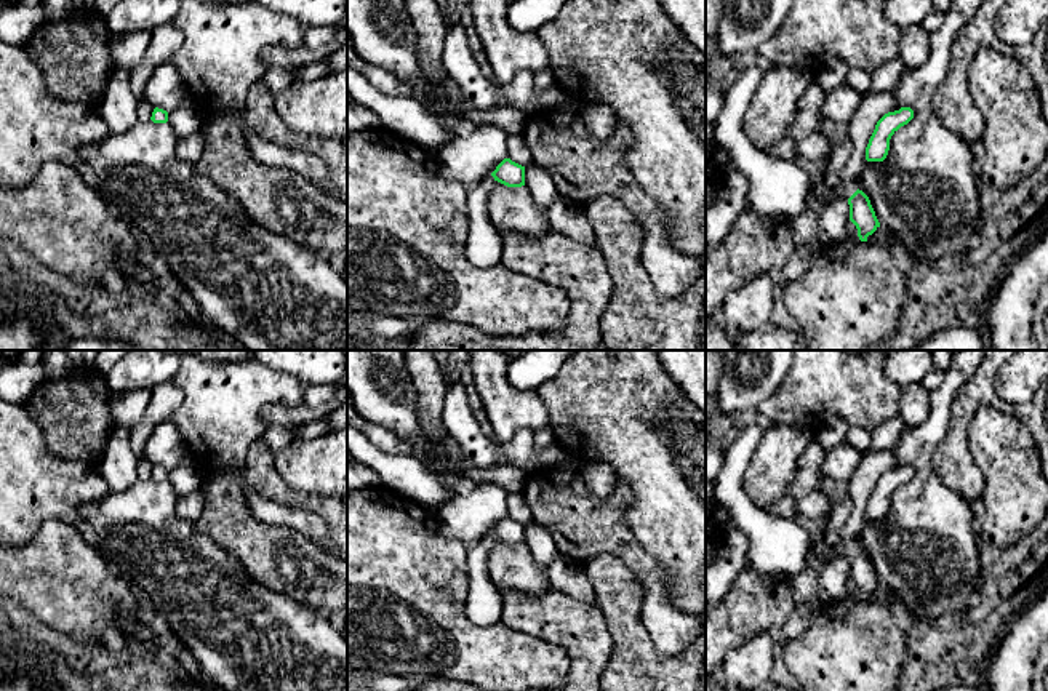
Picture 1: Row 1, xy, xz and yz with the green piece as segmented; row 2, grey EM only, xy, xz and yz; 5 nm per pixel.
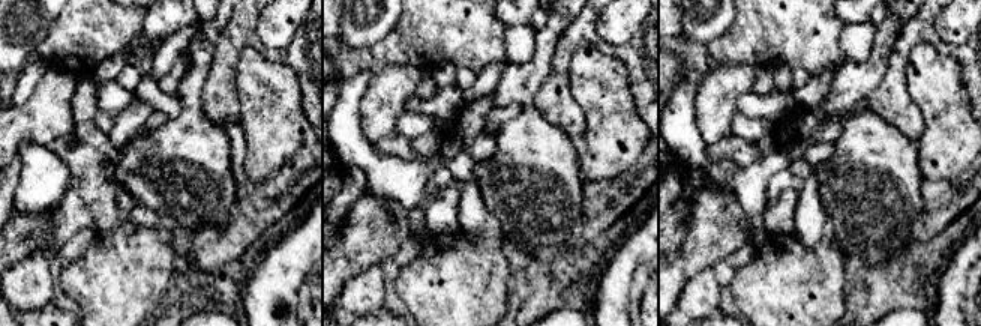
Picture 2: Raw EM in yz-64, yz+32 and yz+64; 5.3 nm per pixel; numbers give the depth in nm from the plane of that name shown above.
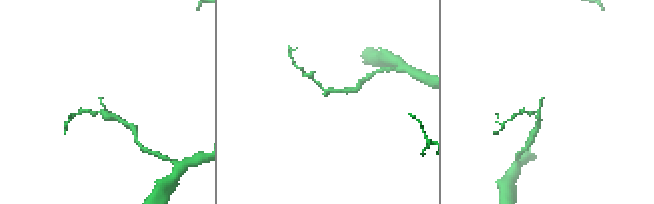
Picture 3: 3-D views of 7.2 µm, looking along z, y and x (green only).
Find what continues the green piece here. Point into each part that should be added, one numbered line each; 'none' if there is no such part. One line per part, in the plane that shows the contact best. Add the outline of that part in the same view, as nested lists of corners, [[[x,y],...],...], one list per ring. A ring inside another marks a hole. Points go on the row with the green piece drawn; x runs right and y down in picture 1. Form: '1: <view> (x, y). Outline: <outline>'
none

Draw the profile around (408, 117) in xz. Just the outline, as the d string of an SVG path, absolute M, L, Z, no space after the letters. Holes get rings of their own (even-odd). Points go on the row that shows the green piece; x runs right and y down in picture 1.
M347 66L347 93L371 109L382 126L426 147L440 150L448 142L448 133L440 117L426 109L414 98L387 96L373 88L354 67Z

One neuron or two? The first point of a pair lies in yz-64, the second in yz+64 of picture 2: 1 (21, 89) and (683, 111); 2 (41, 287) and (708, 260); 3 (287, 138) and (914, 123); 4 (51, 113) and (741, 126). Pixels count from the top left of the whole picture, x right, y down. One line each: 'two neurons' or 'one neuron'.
1: one neuron
2: two neurons
3: two neurons
4: two neurons

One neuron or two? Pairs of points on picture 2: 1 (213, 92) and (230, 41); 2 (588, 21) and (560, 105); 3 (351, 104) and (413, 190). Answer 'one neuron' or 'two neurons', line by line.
1: one neuron
2: one neuron
3: one neuron

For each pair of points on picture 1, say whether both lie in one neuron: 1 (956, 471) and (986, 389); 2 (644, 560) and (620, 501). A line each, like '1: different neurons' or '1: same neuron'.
1: same neuron
2: same neuron

